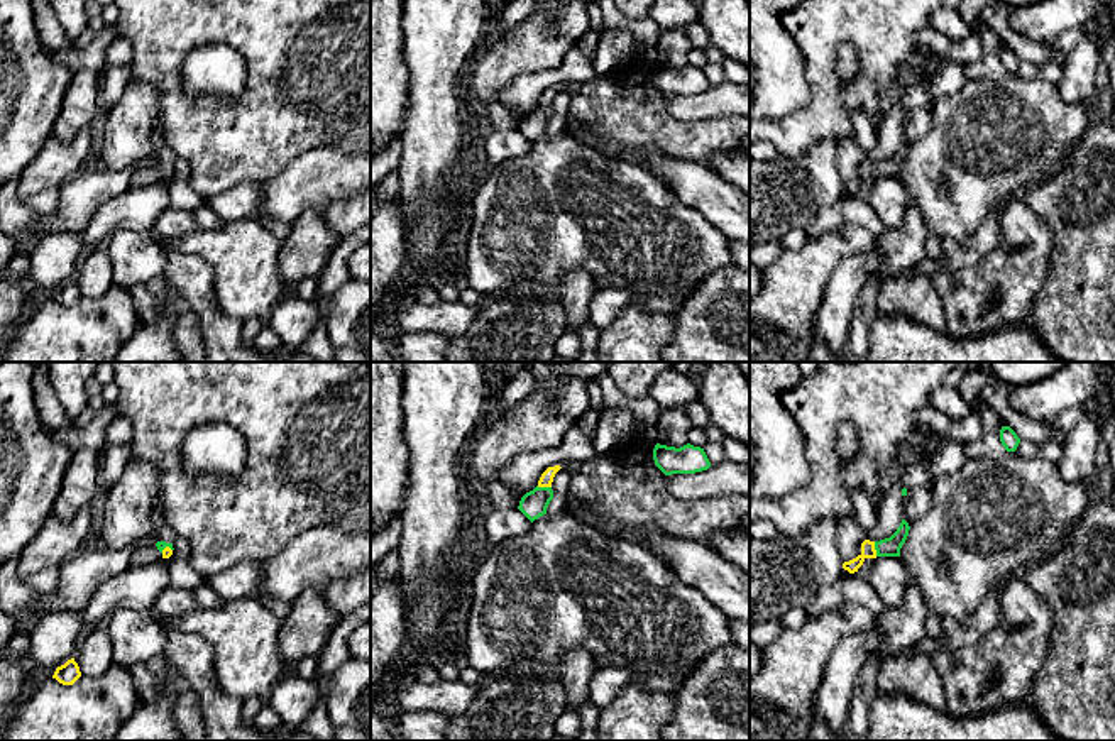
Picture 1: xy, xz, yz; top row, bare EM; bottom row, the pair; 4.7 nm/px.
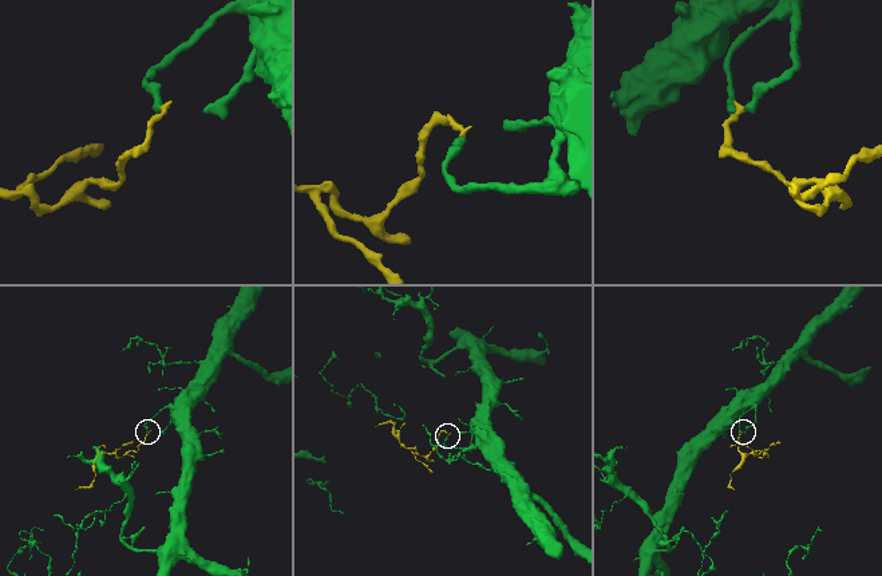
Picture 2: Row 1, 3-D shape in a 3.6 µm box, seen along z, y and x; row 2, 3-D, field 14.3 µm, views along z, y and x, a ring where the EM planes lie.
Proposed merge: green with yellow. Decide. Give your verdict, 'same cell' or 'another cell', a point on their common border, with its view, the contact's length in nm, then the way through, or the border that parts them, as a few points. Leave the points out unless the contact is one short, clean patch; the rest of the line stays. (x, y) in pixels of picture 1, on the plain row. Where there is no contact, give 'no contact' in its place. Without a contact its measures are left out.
same cell; meets green in yz at (875, 170); contact 70 nm long; runs through yz (890, 168), (875, 170), (868, 171)

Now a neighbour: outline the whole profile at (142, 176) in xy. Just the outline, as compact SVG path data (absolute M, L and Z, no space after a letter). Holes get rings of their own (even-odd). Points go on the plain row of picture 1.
M135 167L130 186L129 188L144 188L157 184L162 179L162 174L157 171L157 167Z

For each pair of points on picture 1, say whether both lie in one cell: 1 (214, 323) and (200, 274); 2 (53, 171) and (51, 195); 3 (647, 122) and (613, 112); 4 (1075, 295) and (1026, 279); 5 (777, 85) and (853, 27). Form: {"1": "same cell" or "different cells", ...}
{"1": "same cell", "2": "different cells", "3": "same cell", "4": "different cells", "5": "different cells"}

